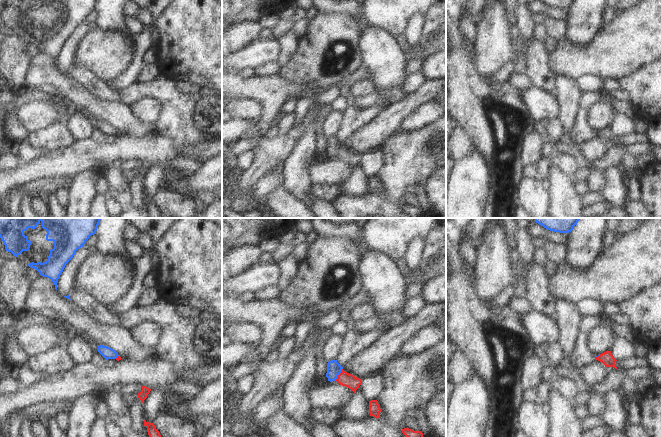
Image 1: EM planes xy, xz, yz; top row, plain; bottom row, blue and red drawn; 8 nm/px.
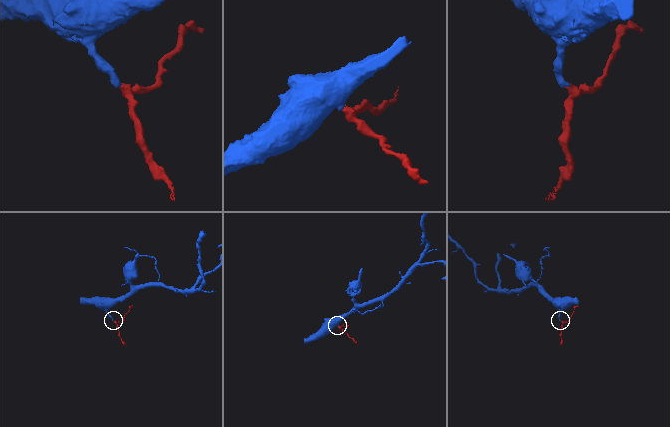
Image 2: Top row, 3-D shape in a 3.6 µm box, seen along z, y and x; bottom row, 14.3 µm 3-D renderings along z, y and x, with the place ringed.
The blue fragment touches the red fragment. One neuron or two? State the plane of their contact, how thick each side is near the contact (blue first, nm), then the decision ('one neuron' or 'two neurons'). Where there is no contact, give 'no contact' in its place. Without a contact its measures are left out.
xz | 110/110 nm | one neuron

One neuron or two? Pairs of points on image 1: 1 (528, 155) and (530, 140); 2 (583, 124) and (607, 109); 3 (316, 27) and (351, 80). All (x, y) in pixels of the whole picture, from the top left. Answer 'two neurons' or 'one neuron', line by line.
1: one neuron
2: two neurons
3: two neurons

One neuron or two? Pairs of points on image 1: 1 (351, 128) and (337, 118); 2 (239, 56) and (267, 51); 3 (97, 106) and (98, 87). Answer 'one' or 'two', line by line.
1: two
2: one
3: two

